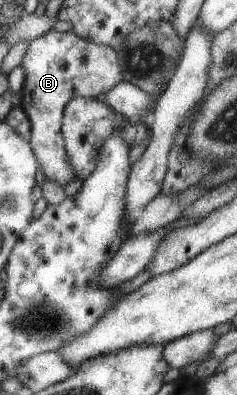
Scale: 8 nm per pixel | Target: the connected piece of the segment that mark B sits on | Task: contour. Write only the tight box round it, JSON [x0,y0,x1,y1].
[19,29,122,187]

